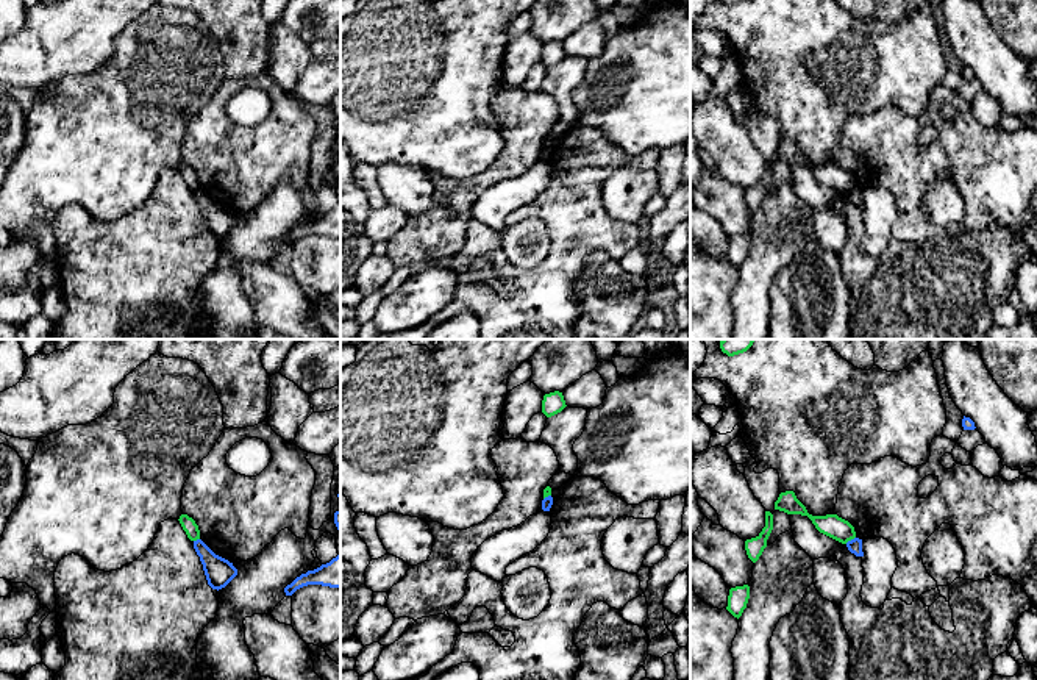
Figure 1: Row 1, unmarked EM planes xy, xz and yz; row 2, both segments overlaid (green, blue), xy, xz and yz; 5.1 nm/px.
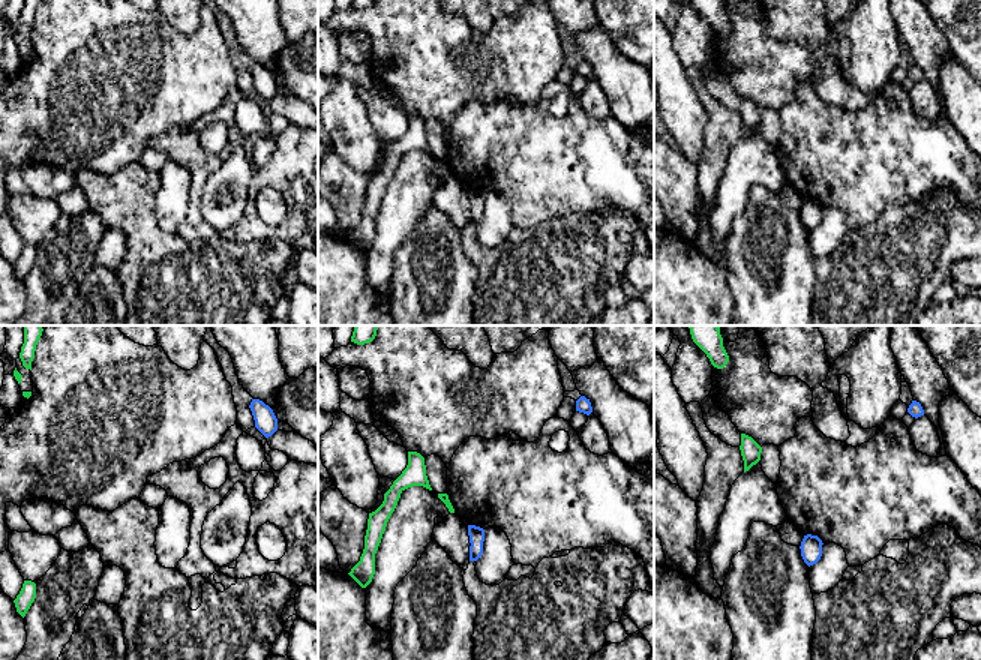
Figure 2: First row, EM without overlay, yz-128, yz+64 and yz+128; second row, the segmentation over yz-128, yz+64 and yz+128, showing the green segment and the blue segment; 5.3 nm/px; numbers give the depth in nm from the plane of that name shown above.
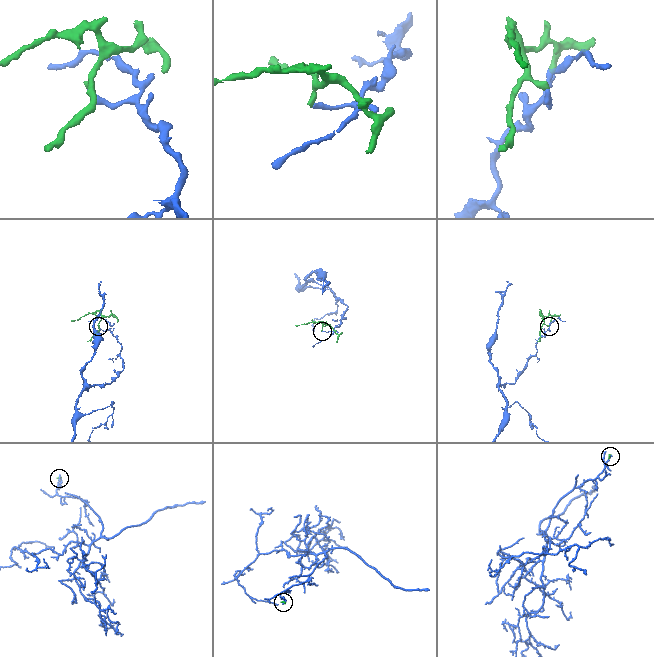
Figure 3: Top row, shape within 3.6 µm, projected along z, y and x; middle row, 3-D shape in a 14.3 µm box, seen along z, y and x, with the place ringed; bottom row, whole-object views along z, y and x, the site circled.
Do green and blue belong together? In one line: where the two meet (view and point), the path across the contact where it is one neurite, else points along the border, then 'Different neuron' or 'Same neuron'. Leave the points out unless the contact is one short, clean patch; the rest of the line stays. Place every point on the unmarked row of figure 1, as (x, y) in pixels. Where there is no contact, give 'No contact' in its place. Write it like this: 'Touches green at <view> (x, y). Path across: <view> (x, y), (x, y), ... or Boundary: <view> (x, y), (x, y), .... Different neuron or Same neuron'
Touches green at yz (850, 189). Boundary: yz (855, 186), (845, 193). Different neuron

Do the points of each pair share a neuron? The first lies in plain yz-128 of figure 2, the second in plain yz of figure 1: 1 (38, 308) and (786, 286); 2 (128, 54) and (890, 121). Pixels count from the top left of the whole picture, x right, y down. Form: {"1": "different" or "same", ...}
{"1": "different", "2": "different"}

